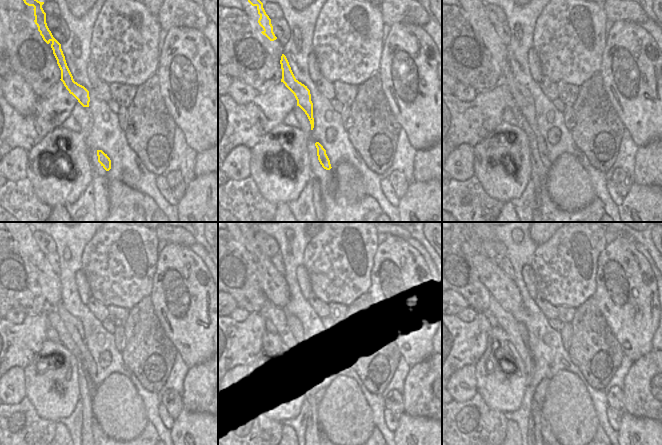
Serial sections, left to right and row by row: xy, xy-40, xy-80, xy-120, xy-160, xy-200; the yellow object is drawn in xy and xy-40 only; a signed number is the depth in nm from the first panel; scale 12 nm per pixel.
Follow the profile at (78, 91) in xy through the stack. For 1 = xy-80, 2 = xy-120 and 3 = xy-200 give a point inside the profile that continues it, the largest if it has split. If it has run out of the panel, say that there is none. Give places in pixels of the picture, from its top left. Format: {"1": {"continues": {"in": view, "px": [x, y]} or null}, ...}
{"1": {"continues": {"in": "xy-80", "px": [521, 95]}}, "2": {"continues": {"in": "xy-120", "px": [75, 327]}}, "3": {"continues": {"in": "xy-200", "px": [522, 329]}}}

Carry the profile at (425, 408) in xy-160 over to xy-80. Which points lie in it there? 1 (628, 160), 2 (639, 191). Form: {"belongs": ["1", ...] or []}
{"belongs": []}

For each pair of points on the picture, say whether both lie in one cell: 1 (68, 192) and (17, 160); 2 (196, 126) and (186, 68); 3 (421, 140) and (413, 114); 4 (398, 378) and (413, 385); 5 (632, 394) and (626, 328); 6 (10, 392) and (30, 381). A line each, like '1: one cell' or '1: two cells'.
1: two cells
2: one cell
3: one cell
4: two cells
5: two cells
6: two cells

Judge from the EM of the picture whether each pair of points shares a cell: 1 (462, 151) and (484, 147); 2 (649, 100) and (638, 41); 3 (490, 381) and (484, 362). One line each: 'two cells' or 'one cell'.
1: two cells
2: one cell
3: one cell

